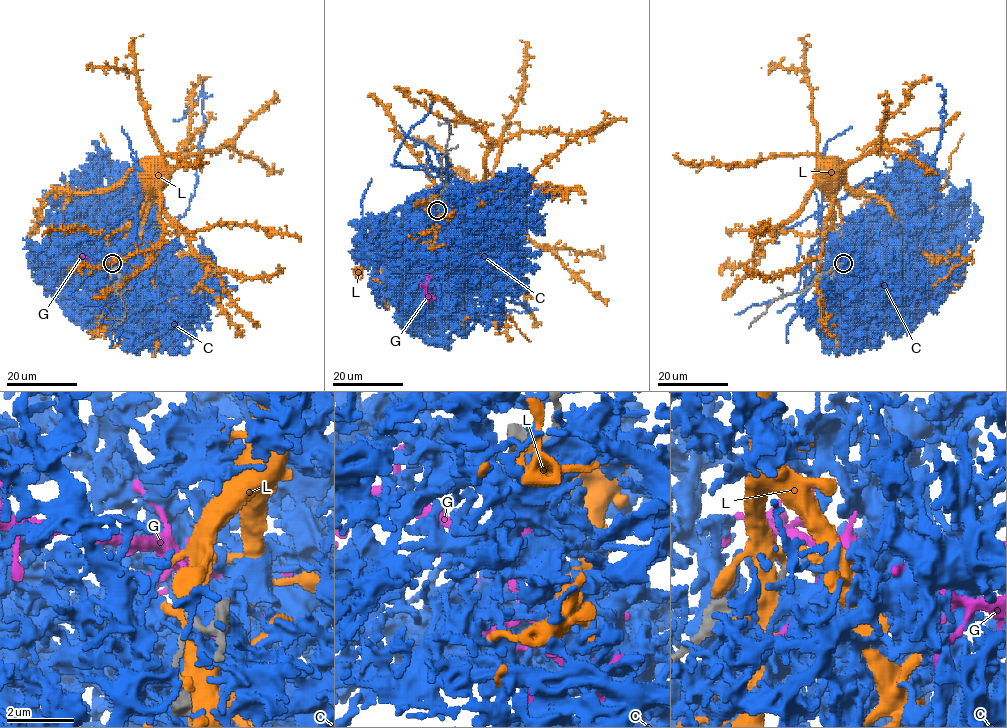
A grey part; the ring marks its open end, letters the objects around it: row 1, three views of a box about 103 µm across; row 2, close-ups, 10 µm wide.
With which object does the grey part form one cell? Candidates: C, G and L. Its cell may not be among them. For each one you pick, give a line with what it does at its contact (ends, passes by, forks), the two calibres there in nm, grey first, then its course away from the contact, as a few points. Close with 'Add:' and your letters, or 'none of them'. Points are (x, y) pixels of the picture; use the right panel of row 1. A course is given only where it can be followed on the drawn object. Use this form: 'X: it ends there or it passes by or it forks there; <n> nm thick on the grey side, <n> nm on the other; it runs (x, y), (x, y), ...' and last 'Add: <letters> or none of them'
Add: none of them

